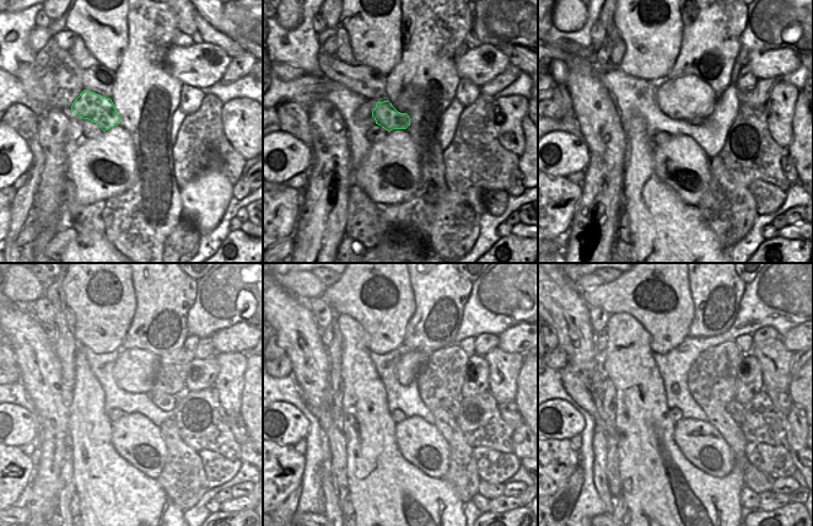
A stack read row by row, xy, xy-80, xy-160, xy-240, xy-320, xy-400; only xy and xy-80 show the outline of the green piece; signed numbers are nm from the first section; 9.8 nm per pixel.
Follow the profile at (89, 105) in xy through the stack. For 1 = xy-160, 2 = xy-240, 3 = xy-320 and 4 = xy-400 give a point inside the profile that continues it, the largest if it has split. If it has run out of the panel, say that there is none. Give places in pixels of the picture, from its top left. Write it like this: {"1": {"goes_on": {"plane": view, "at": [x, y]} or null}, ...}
{"1": {"goes_on": {"plane": "xy-160", "at": [698, 121]}}, "2": {"goes_on": {"plane": "xy-240", "at": [166, 402]}}, "3": {"goes_on": {"plane": "xy-320", "at": [452, 406]}}, "4": {"goes_on": {"plane": "xy-400", "at": [735, 408]}}}

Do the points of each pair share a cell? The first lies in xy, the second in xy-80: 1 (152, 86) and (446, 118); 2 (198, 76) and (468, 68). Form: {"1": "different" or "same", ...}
{"1": "different", "2": "same"}

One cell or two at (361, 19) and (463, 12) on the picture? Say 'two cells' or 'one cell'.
two cells

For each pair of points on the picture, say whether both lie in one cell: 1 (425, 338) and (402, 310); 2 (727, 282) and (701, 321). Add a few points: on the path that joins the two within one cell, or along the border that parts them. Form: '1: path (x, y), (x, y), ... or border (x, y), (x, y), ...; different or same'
1: border (413, 290), (414, 314), (407, 326), (403, 343); different
2: path (716, 285), (701, 301), (701, 310); same

